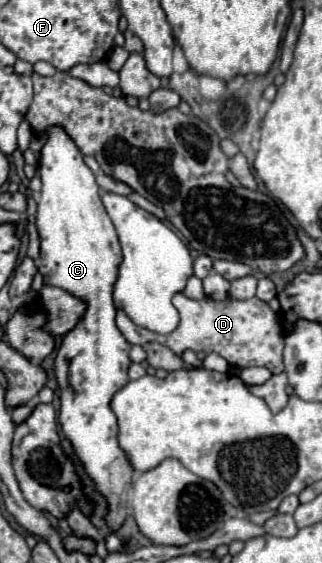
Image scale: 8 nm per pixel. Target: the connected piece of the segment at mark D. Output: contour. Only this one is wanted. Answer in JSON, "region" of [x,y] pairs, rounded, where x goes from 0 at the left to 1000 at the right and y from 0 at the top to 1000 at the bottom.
{"region":[[[543,522],[537,540],[556,551],[562,572],[525,597],[494,597],[481,590],[432,583],[376,551],[363,554],[363,579],[382,590],[382,597],[394,600],[394,607],[407,607],[407,611],[494,607],[506,615],[525,615],[543,629],[562,629],[581,618],[593,618],[606,625],[674,625],[711,647],[742,650],[742,654],[823,650],[848,664],[879,661],[879,583],[860,568],[860,558],[817,533],[804,533],[804,529],[773,529],[773,533],[699,529],[693,536],[674,536],[655,529],[593,533],[575,522]]]}

